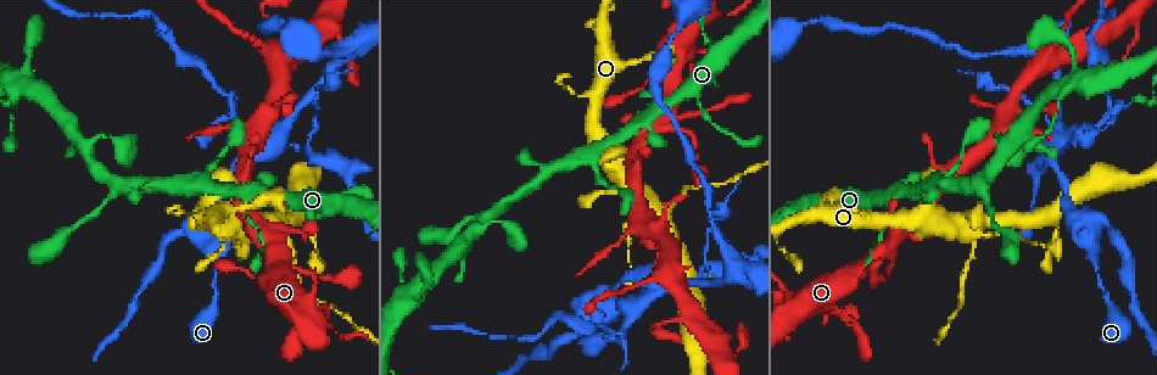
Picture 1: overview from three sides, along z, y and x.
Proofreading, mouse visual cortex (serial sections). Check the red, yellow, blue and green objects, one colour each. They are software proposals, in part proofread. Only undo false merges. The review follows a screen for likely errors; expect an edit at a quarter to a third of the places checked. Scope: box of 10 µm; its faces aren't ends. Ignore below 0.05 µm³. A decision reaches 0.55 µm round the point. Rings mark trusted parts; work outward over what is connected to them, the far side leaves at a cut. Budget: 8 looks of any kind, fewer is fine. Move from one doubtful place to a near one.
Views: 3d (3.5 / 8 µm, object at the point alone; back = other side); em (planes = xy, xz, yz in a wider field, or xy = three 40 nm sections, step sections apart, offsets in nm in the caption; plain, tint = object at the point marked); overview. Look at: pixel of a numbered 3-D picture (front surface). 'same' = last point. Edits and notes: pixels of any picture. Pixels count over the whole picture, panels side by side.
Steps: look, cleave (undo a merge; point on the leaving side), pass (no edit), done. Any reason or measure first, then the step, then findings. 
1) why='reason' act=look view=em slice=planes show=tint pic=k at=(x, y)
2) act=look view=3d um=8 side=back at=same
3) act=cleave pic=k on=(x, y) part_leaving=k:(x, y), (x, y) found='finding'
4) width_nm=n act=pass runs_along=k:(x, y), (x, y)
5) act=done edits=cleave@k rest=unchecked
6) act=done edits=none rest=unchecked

why='calibre changes' act=look view=3d um=8 pic=1 at=(506, 201)

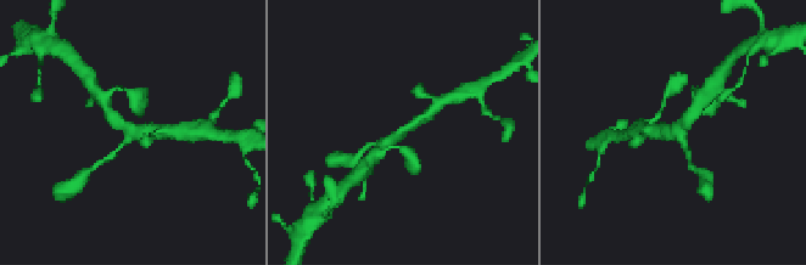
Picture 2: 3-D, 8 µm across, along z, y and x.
why='closer look' act=look view=3d um=3.5 at=same

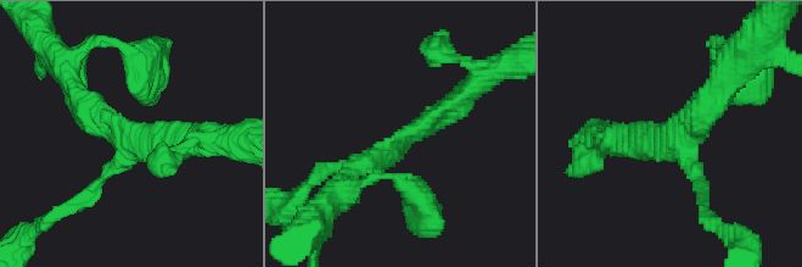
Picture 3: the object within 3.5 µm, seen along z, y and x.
arm_widths_nm=150,300,350 act=pass runs_along=3:(467, 93), (348, 181) found='one cell here'

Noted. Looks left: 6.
act=look view=3d um=3.5 pic=1 at=(604, 304)

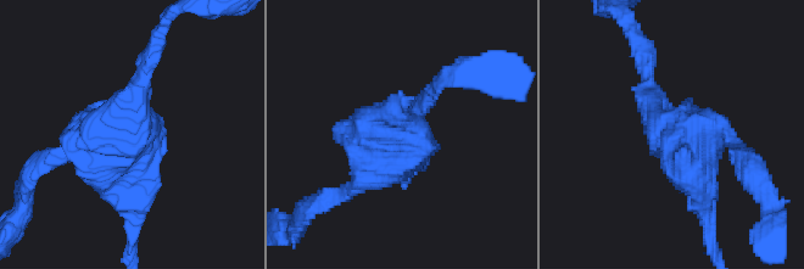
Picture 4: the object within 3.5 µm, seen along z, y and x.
act=look view=em slice=xy step=2 show=plain pic=4 at=(132, 134)

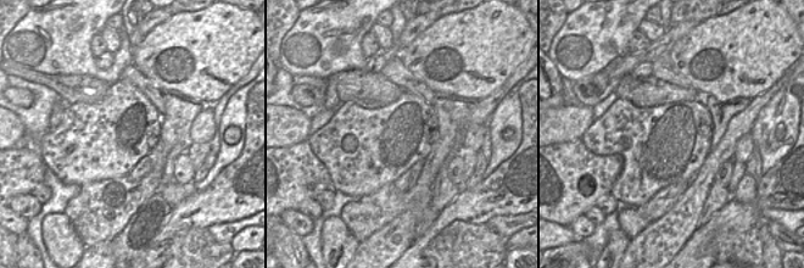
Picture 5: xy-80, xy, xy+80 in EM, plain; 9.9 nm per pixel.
why='with the object marked' act=look view=em slice=xy step=2 show=tint at=same

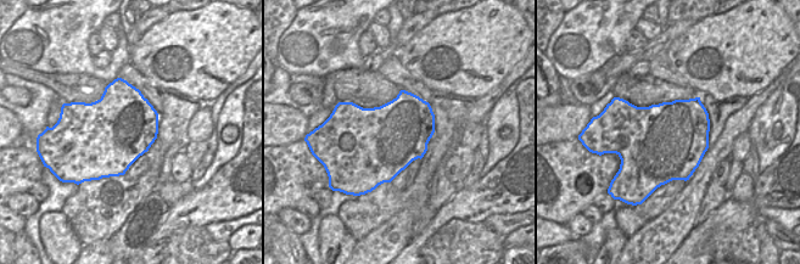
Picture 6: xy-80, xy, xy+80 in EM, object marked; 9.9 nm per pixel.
act=pass runs_along=4:(708, 228), (696, 157), (646, 89) found='all the same cell'

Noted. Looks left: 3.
why='arms part here' act=look view=3d um=3.5 pic=1 at=(669, 267)

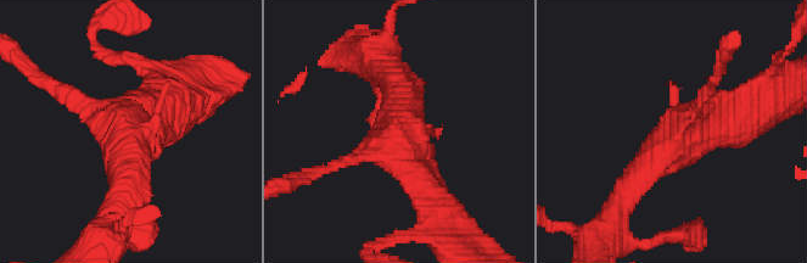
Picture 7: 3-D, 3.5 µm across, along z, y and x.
why='shape alone is not enough' act=look view=em slice=xy step=2 show=tint pic=7 at=(404, 125)

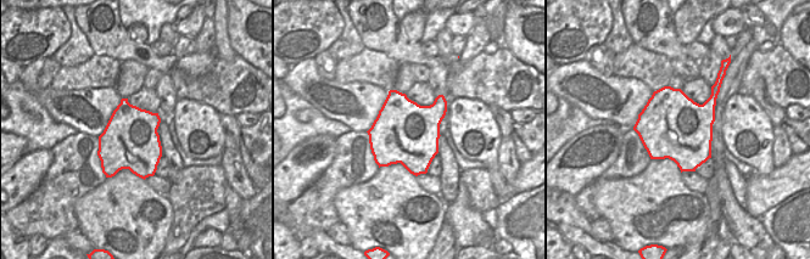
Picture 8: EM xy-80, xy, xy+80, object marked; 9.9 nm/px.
act=pass found='one cell here'

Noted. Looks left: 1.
act=done edits=none rest=unchecked

